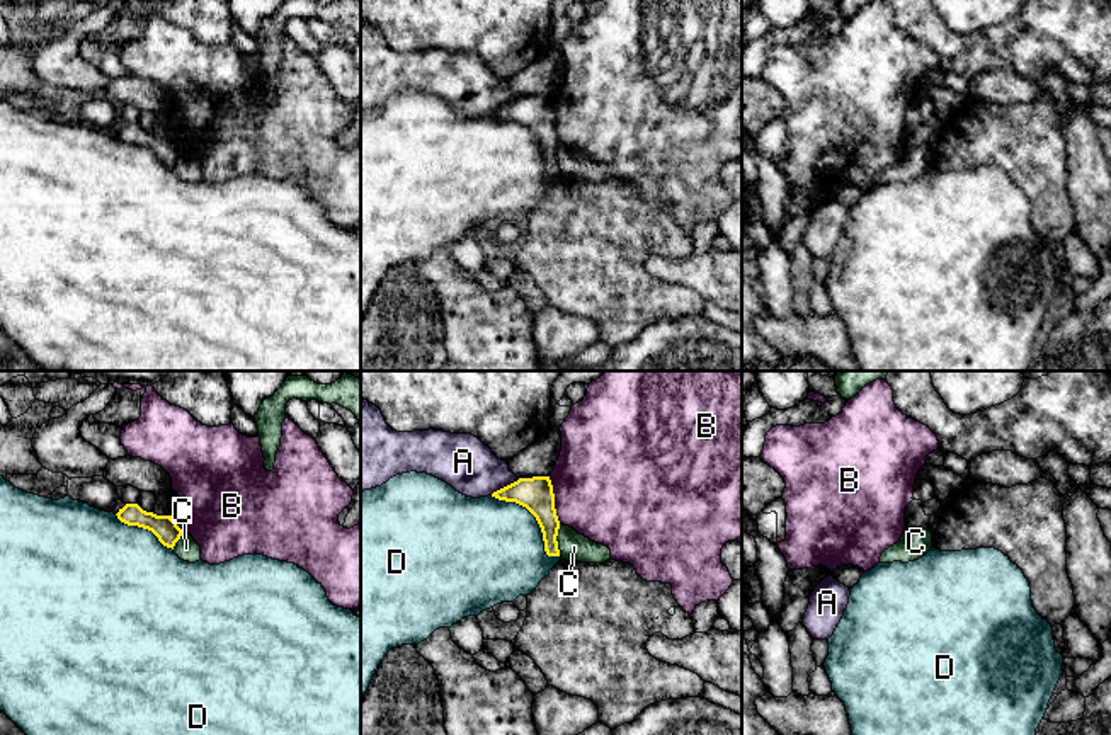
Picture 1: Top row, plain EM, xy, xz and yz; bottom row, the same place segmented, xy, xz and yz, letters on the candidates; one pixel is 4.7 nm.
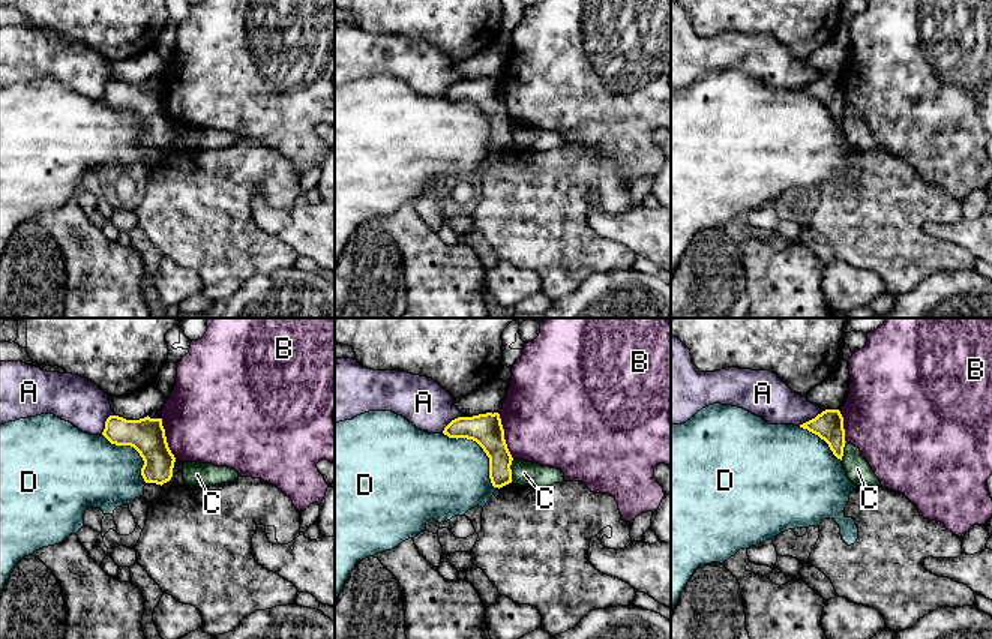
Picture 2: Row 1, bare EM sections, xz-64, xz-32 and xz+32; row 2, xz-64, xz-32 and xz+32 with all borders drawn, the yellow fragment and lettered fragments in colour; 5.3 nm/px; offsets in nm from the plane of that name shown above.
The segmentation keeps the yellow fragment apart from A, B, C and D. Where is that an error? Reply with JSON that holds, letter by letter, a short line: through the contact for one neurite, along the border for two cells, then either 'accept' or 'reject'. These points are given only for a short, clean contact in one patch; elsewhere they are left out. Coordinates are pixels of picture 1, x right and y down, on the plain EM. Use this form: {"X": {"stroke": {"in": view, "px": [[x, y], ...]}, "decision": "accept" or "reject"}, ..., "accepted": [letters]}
{"A": {"decision": "reject"}, "B": {"stroke": {"in": "xz", "px": [[548, 96], [553, 106], [555, 133], [560, 142]]}, "decision": "reject"}, "C": {"decision": "reject"}, "D": {"decision": "reject"}, "accepted": []}

